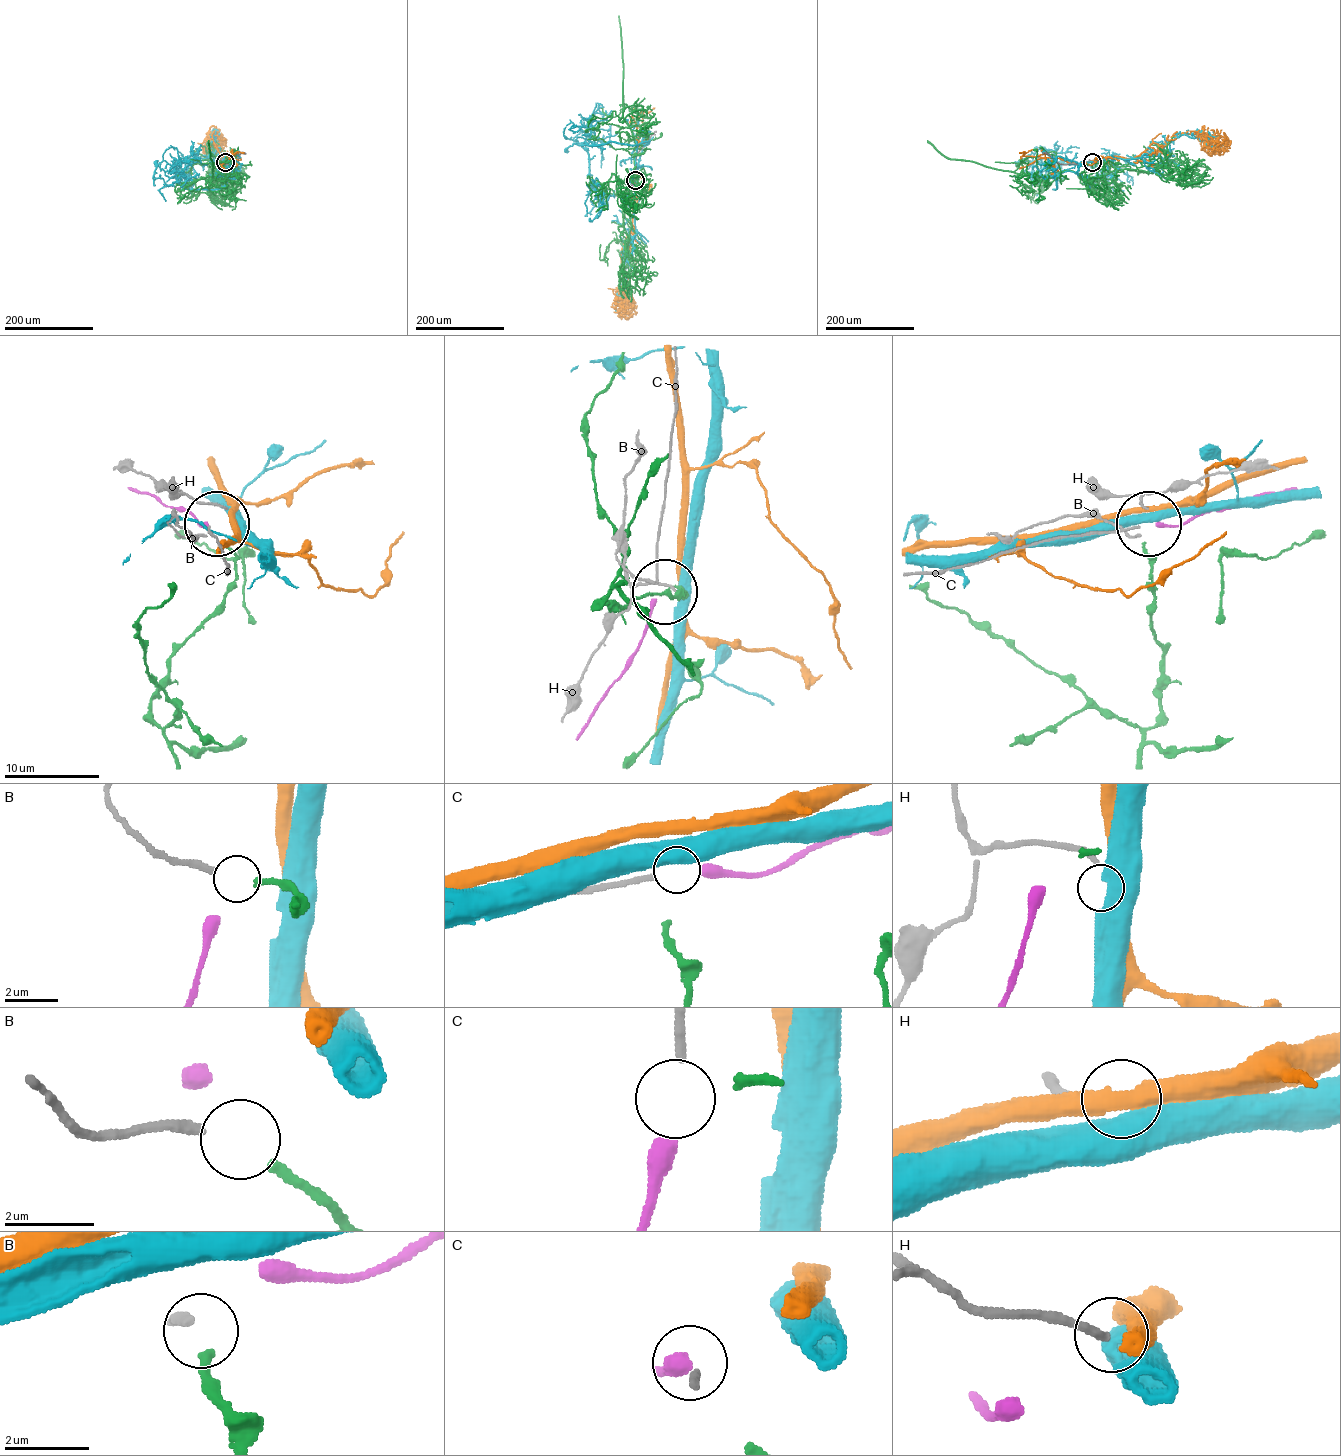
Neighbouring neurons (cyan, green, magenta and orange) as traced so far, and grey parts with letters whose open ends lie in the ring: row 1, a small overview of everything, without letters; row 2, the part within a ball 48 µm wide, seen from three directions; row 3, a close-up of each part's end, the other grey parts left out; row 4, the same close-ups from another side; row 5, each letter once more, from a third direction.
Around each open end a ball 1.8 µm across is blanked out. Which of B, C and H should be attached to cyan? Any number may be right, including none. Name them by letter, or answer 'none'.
H

